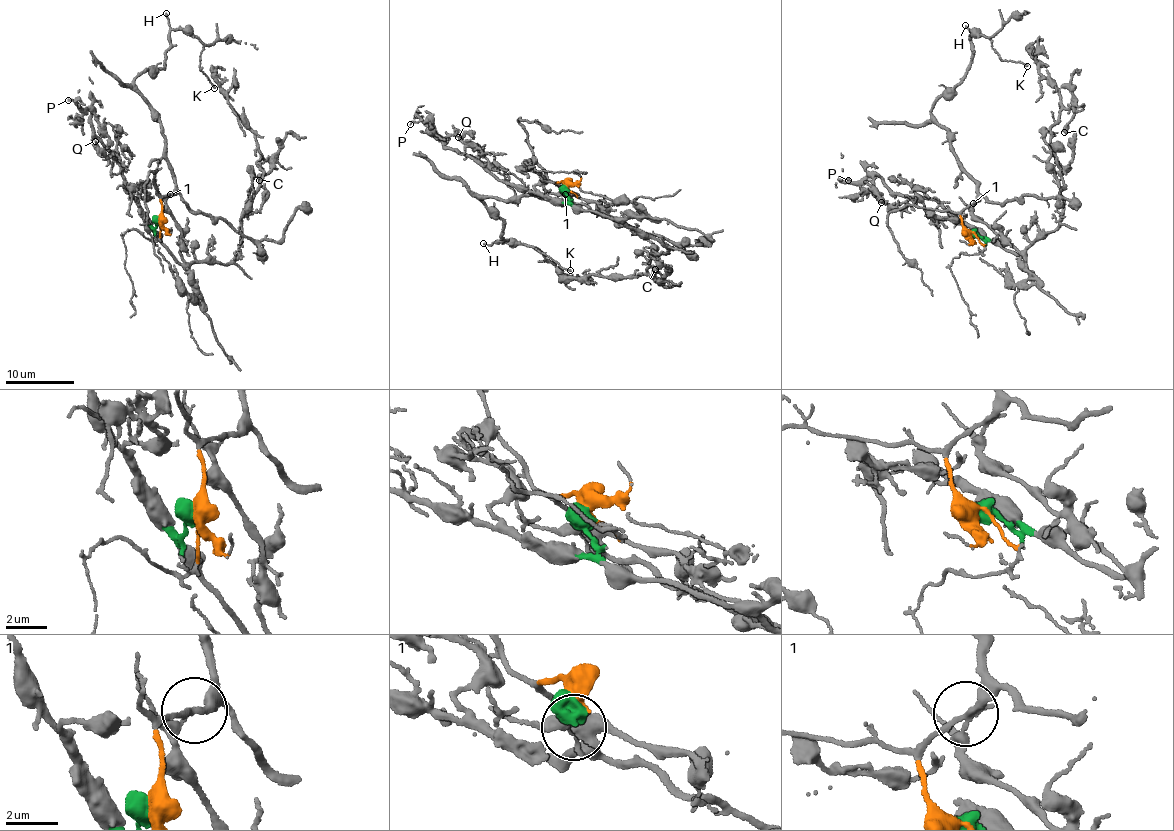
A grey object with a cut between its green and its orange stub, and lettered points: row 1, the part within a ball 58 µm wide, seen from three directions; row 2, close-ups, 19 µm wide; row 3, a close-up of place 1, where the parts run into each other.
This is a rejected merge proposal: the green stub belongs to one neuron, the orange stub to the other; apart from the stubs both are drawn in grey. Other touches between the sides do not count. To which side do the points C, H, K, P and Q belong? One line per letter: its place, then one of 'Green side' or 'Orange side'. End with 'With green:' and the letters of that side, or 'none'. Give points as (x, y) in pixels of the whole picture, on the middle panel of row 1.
C: Place: (655, 269). Green side
H: Place: (483, 243). Orange side
K: Place: (570, 270). Orange side
P: Place: (410, 124). Green side
Q: Place: (458, 137). Green side
With green: C, P, Q

